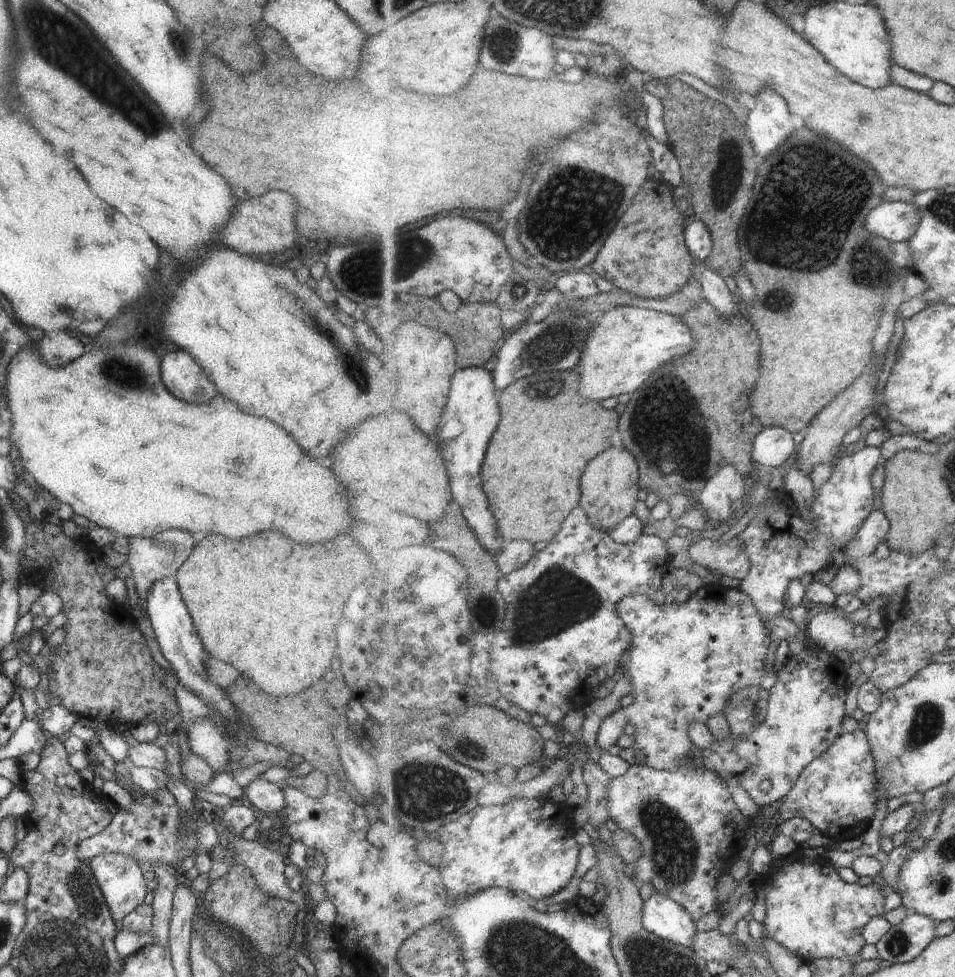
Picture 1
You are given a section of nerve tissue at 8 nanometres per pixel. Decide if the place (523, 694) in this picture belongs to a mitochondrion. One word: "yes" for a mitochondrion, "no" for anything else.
no

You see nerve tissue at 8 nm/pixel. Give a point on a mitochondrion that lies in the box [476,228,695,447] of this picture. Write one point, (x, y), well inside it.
(553, 347)

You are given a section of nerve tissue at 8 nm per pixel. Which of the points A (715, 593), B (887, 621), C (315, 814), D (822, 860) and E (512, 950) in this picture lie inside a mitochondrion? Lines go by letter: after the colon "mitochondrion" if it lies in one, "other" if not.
A: other
B: other
C: other
D: other
E: mitochondrion

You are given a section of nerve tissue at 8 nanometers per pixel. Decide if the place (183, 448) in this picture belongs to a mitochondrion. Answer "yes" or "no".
no

